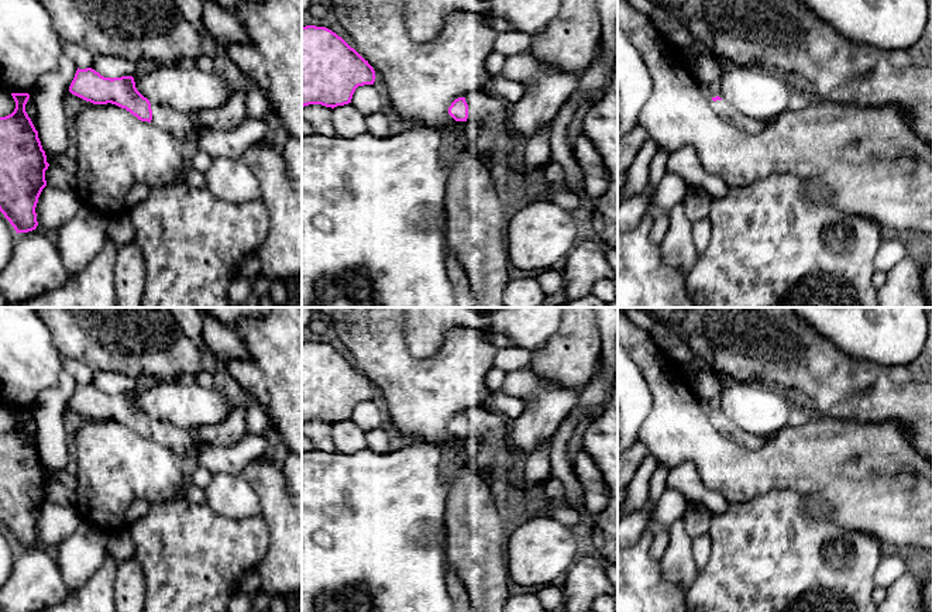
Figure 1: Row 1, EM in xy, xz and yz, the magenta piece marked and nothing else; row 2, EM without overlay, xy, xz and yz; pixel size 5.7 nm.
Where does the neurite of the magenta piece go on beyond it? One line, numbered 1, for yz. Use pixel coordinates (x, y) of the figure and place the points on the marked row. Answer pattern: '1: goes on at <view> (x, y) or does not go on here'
1: goes on at yz (729, 113)

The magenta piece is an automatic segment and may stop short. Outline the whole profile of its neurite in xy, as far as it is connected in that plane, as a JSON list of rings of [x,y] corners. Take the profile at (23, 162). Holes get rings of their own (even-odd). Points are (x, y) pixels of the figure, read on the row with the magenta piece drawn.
[[[11,93],[16,109],[0,117],[0,212],[18,233],[37,228],[35,207],[47,186],[45,151],[25,111],[28,93]]]

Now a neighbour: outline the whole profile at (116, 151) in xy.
[[[92,104],[79,111],[75,126],[75,192],[106,217],[125,213],[125,197],[138,183],[161,188],[183,179],[189,147],[125,109]]]

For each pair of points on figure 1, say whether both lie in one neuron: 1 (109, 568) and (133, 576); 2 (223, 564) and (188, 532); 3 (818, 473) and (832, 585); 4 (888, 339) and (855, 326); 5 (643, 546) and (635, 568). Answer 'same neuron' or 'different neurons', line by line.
1: different neurons
2: same neuron
3: different neurons
4: same neuron
5: same neuron

